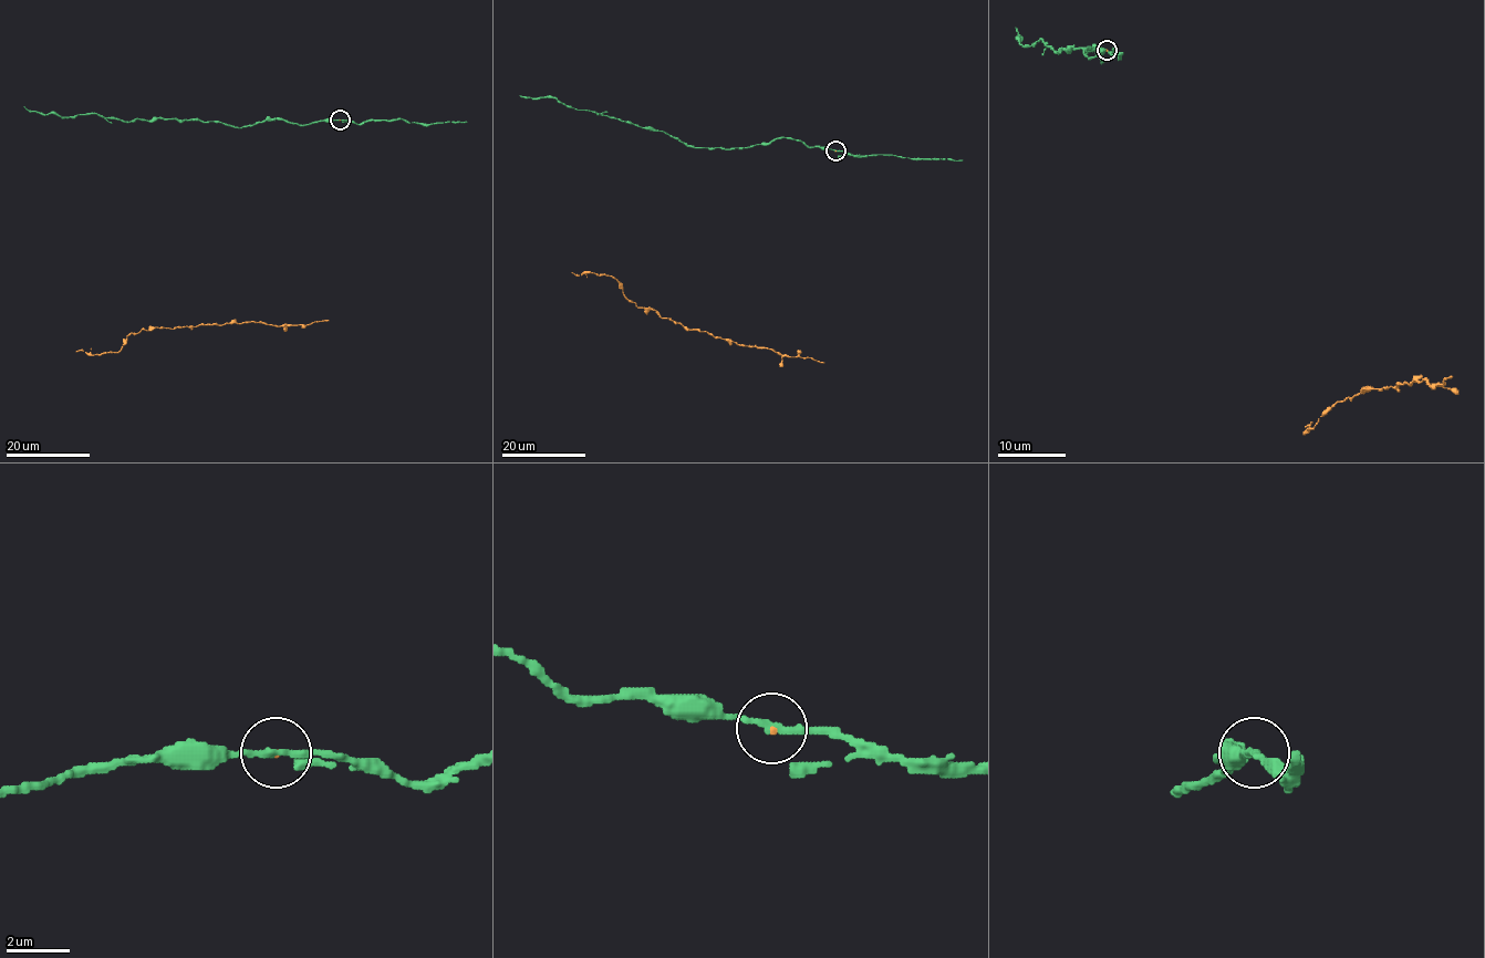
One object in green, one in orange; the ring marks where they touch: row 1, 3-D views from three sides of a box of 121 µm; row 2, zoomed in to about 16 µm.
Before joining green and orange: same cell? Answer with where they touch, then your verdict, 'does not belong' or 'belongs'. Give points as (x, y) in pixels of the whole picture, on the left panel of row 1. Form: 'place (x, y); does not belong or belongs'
place (340, 120); belongs

